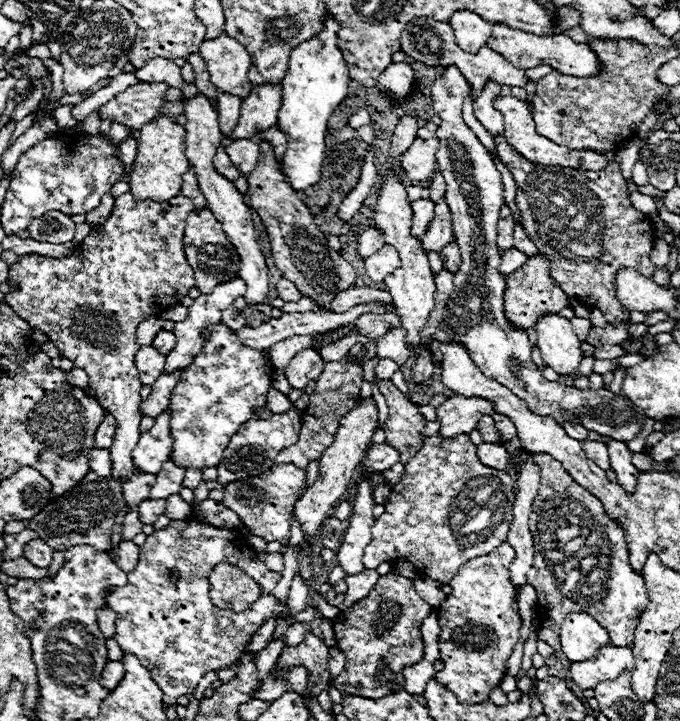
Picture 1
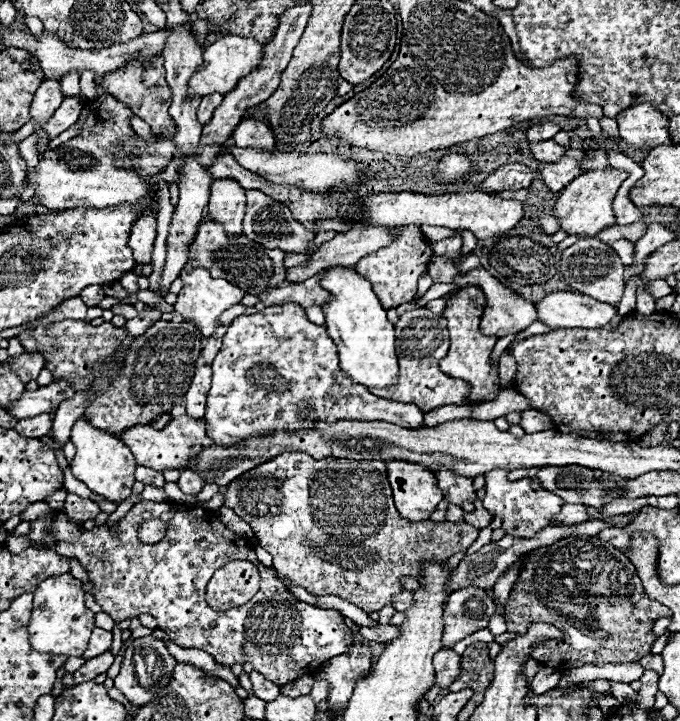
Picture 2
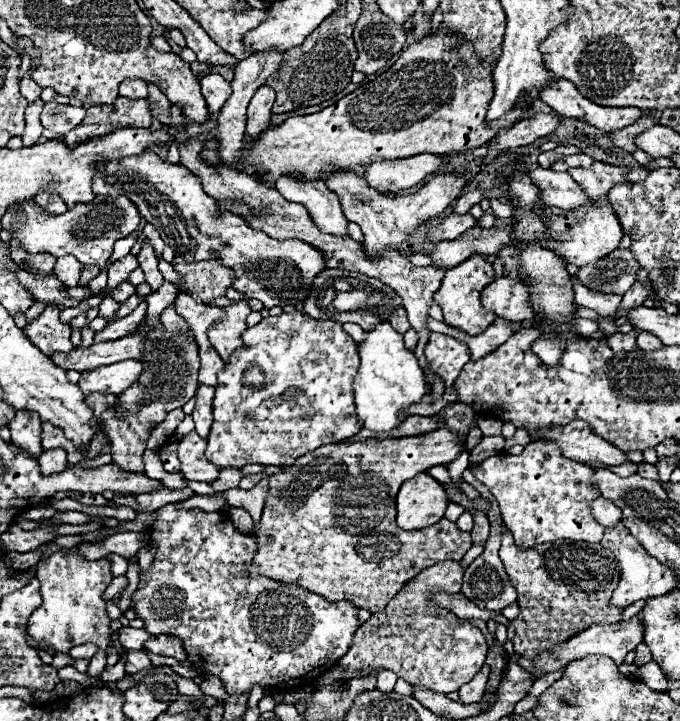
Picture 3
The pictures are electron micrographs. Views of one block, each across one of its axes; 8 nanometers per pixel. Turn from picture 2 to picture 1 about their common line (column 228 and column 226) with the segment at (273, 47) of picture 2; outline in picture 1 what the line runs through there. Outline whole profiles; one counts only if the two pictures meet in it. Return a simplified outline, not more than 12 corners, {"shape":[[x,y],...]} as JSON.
{"shape":[[220,92],[216,112],[226,138],[240,118],[242,98]]}

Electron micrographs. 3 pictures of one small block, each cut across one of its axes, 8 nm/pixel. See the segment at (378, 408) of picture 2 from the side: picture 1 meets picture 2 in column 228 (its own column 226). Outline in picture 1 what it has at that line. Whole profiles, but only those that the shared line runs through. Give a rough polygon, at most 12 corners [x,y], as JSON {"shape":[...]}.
{"shape":[[224,322],[172,390],[170,460],[220,464],[266,408],[264,354]]}

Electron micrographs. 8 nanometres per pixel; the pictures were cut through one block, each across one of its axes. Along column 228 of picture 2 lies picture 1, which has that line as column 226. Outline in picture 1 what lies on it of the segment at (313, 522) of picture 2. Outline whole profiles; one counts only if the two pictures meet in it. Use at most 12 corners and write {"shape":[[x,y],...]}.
{"shape":[[274,464],[222,488],[224,506],[266,542],[286,544],[306,472]]}

